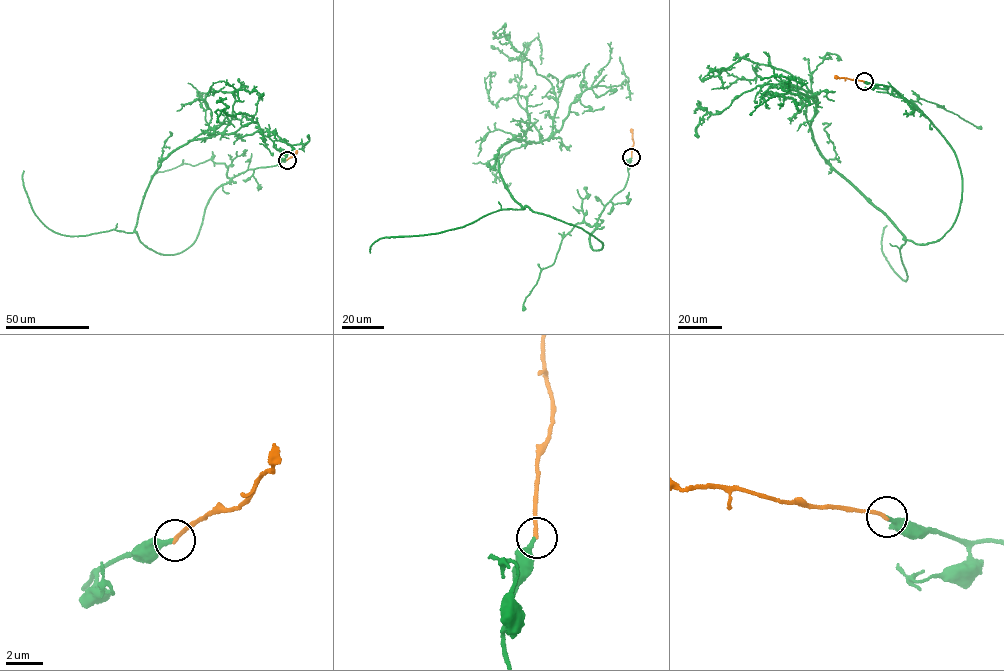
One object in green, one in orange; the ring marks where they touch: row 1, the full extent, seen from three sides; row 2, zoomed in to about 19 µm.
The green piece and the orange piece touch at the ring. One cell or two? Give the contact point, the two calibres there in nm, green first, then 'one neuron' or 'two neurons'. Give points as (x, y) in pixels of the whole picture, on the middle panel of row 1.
at (631, 157); 220 nm thick on the green side, 200 nm on the other; one neuron

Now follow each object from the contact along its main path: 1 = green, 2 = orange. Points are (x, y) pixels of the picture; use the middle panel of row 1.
1: (631, 158), (590, 236), (600, 249), (581, 228), (523, 208), (498, 150), (544, 141), (557, 100), (497, 31)
2: (631, 158), (631, 129)

